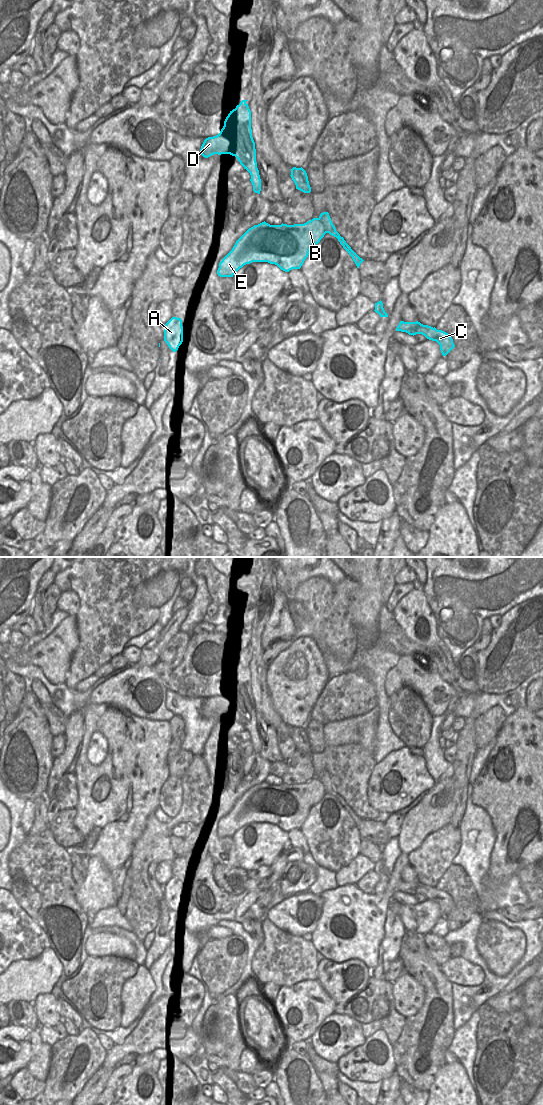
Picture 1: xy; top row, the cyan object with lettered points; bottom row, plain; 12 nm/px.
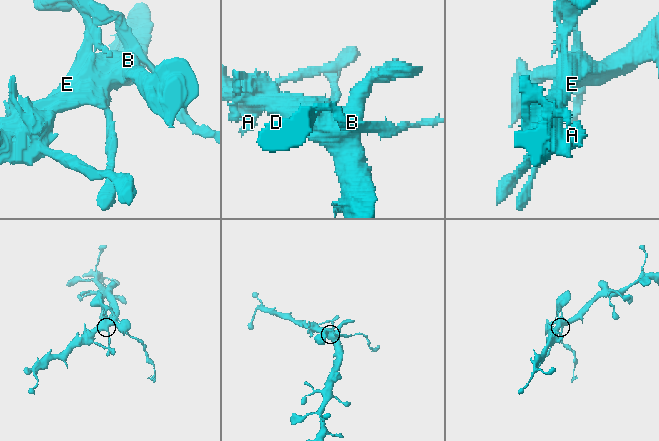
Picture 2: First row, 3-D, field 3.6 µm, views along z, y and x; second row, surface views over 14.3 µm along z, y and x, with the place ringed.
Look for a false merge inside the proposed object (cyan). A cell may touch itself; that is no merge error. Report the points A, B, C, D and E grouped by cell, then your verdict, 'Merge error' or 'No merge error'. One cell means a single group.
Groups: A B E / C D. Merge error.

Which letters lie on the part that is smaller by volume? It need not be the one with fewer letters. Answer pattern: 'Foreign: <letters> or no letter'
Foreign: C, D.

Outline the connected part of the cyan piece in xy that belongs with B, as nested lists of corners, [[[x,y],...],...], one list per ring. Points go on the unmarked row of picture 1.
[[[318,778],[304,784],[270,785],[265,781],[249,788],[219,823],[220,837],[233,837],[244,825],[268,822],[289,832],[300,829],[310,809],[326,794]]]

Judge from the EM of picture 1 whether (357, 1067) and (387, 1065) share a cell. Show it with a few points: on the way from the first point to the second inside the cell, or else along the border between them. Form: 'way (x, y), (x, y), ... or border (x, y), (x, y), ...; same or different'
way (364, 1065), (380, 1065); same

